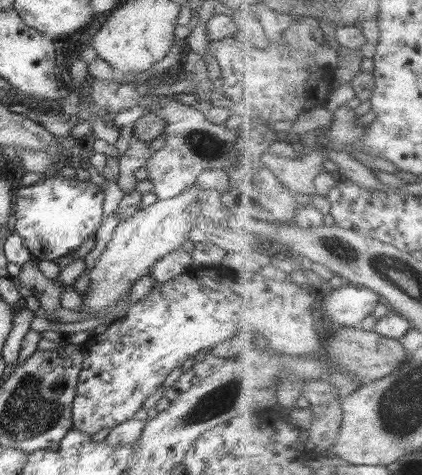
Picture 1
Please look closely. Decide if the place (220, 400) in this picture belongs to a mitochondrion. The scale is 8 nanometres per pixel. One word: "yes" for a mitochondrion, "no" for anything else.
yes

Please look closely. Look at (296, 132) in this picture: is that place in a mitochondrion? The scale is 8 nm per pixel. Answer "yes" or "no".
no

